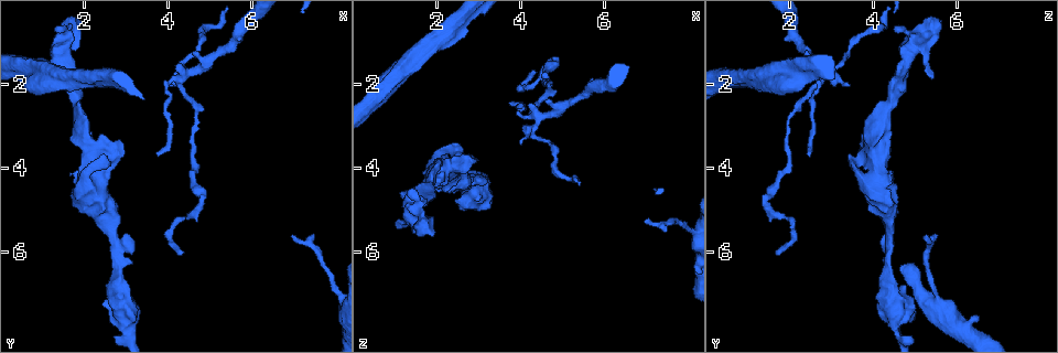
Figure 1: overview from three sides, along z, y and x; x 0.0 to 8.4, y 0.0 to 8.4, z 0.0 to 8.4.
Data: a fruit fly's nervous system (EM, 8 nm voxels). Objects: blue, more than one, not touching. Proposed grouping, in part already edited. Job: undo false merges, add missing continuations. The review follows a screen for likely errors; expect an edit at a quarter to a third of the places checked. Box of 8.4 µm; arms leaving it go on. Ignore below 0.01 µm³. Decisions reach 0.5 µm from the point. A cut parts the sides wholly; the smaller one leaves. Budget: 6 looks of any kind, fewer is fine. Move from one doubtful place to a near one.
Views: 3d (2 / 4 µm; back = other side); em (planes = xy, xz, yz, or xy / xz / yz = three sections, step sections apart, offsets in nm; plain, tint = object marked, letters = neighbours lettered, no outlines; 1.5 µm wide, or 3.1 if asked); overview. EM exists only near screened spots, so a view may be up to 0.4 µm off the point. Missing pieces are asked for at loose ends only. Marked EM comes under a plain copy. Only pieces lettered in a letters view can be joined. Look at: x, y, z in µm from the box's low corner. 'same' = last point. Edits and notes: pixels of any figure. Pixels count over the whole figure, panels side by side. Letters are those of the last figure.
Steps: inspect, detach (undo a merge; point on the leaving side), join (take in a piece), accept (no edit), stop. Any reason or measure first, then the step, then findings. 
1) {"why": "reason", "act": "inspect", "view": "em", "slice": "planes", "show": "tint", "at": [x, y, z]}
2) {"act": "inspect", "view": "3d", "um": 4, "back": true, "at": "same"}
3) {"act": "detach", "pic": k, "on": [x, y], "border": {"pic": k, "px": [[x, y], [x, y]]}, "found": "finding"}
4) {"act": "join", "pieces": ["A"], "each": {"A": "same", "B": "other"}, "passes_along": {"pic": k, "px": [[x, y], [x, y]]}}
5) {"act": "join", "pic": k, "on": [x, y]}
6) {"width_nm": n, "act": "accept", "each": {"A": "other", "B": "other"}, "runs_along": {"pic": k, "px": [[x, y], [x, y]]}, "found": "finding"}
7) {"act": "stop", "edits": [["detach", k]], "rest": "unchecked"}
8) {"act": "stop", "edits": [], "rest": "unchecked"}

{"why": "branch point", "act": "inspect", "view": "em", "slice": "planes", "show": "tint", "at": [2.70, 5.75, 4.35]}

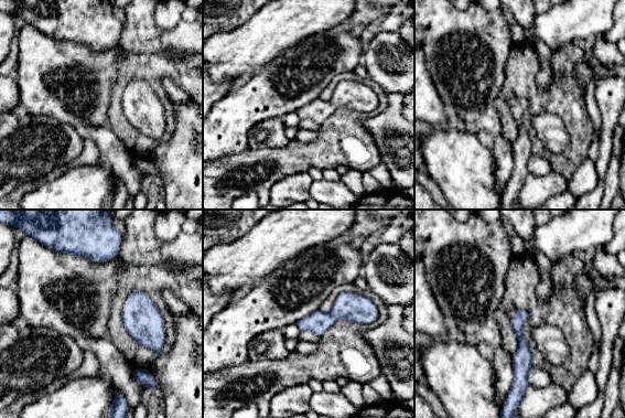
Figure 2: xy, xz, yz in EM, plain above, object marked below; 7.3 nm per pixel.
{"why": "what lies round it", "act": "inspect", "view": "em", "slice": "planes", "show": "letters", "at": "same"}

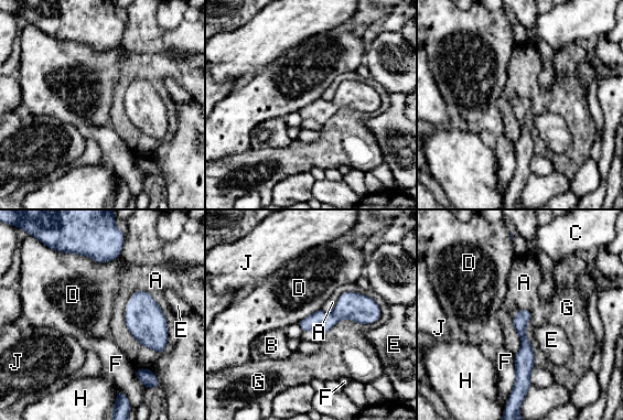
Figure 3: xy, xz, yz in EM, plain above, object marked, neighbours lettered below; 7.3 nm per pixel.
{"act": "accept", "each": {"A": "other", "B": "other", "C": "other", "D": "other", "E": "other", "F": "other", "G": "other", "H": "other", "J": "other"}, "border": {"pic": 3, "px": [[122, 244], [106, 261], [61, 250]]}, "found": "one cell here"}

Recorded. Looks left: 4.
{"why": "narrows sharply", "act": "inspect", "view": "3d", "um": 4, "at": [3.10, 7.85, 4.50]}

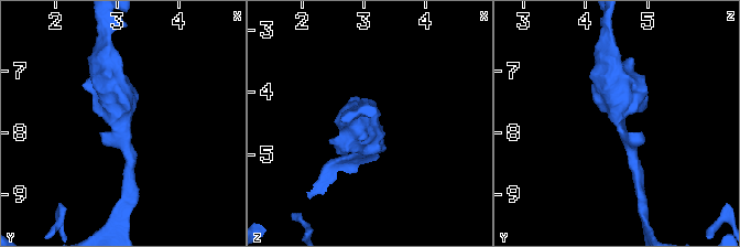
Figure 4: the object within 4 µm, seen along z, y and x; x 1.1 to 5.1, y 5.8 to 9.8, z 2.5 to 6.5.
{"why": "need the tissue", "act": "inspect", "view": "em", "slice": "yz", "step": 8, "show": "tint", "at": [3.05, 7.80, 4.55]}

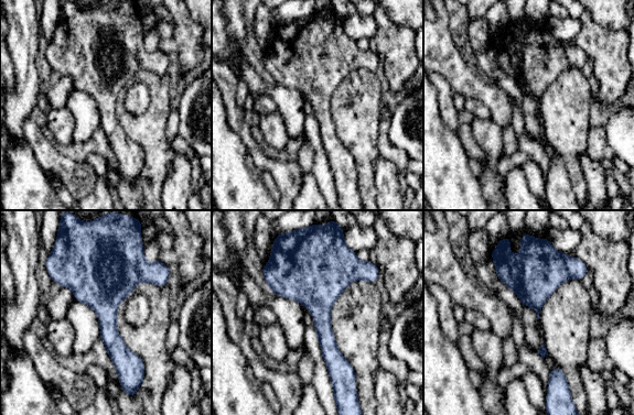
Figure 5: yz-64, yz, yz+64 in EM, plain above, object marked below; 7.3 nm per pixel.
{"act": "inspect", "view": "em", "slice": "yz", "step": 8, "show": "letters", "at": "same"}

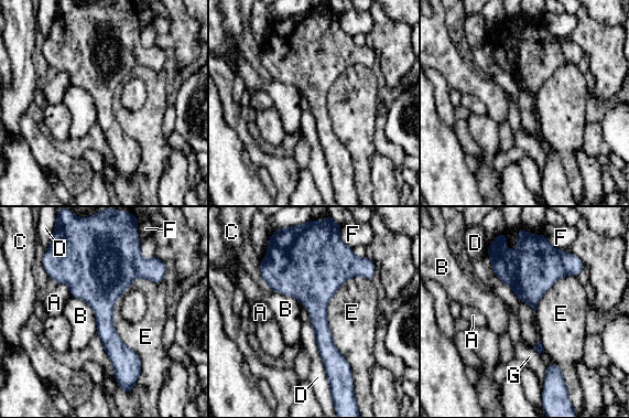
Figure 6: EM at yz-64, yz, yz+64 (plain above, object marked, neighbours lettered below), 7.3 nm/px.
{"act": "accept", "each": {"A": "other", "B": "other", "C": "other", "D": "other", "E": "other", "F": "other", "G": "other"}, "border": {"pic": 6, "px": [[144, 277], [112, 312], [138, 379]]}, "found": "continuous, no second cell"}

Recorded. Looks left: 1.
{"why": "arms part here", "act": "inspect", "view": "em", "slice": "planes", "show": "letters", "at": [2.20, 3.55, 4.05]}

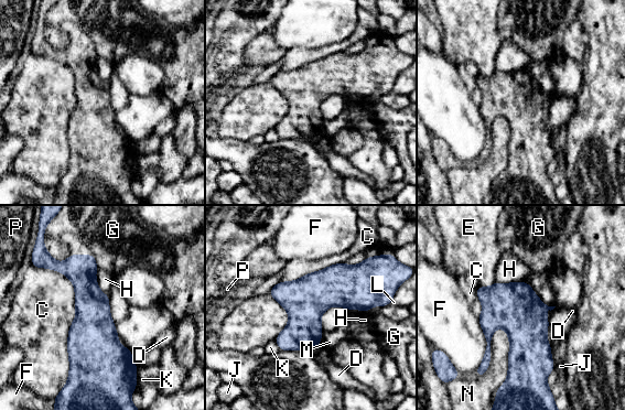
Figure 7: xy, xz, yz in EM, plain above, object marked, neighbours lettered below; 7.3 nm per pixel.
{"width_nm": 320, "act": "accept", "each": {"C": "other", "D": "other", "E": "other", "F": "other", "G": "other", "H": "other", "J": "other", "K": "other", "L": "other", "M": "other", "N": "other", "P": "other"}, "border": {"pic": 7, "px": [[503, 327], [488, 368], [474, 375]]}, "found": "continuous, no second cell"}

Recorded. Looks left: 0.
{"act": "stop", "edits": [], "rest": "unchecked"}

